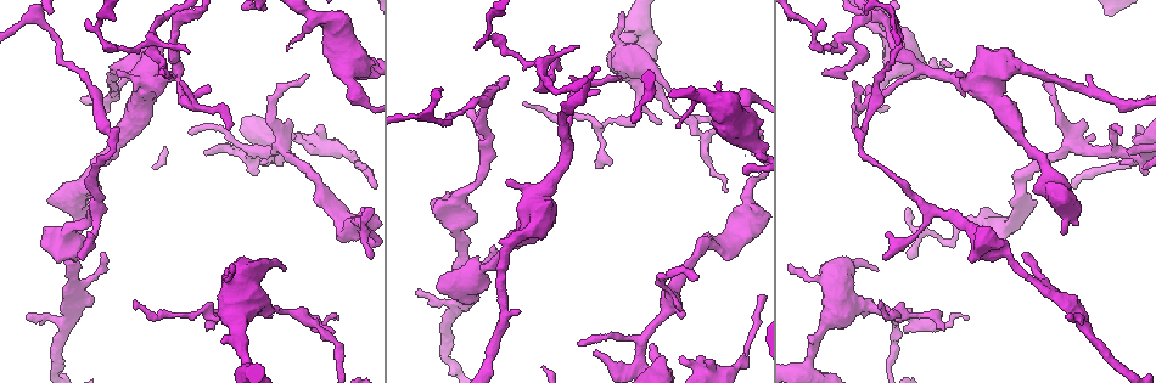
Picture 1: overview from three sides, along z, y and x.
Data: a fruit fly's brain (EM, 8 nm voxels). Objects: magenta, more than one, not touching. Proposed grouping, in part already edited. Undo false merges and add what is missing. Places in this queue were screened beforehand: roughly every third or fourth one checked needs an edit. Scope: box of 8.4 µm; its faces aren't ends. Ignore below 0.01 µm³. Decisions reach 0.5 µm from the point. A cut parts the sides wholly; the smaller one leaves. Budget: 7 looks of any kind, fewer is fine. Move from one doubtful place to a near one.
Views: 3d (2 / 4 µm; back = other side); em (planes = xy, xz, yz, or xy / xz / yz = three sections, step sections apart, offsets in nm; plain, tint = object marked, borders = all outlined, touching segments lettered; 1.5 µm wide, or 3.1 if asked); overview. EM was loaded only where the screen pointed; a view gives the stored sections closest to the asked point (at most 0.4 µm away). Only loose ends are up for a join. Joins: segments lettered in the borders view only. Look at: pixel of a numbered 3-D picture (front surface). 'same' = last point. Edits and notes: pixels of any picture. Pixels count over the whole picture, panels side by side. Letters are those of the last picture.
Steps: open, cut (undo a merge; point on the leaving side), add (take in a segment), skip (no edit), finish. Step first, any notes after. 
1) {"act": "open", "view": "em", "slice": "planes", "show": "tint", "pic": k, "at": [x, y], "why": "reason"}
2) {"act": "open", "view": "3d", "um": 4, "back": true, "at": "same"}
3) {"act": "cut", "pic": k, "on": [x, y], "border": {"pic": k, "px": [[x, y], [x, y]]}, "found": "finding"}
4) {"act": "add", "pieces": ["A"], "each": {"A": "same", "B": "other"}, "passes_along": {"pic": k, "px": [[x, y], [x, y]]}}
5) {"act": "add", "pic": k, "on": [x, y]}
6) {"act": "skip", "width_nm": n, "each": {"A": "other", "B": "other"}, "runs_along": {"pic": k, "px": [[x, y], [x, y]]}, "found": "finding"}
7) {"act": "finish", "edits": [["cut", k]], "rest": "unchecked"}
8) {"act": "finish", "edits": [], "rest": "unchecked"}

{"act": "open", "view": "3d", "um": 4, "pic": 1, "at": [969, 81], "why": "arms part here"}

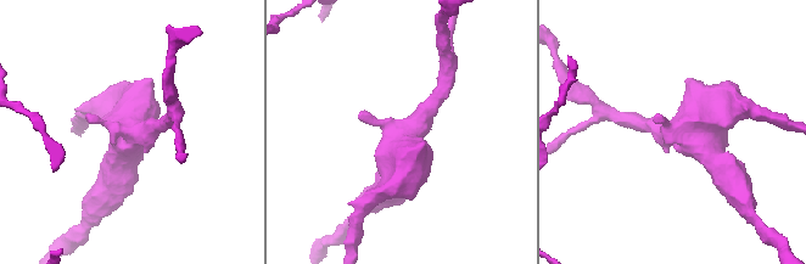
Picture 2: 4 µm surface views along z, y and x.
{"act": "open", "view": "em", "slice": "planes", "show": "borders", "pic": 2, "at": [144, 132], "why": "now the EM"}

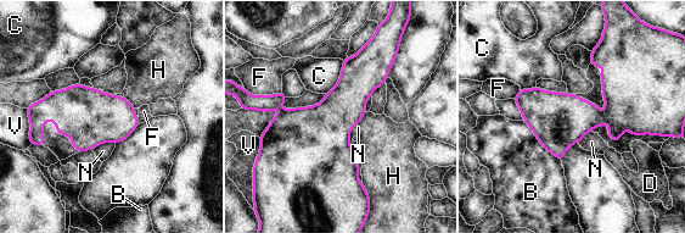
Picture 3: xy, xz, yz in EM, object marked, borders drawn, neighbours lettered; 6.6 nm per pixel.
{"act": "skip", "each": {"B": "other", "C": "other", "D": "other", "F": "other", "H": "other", "N": "other", "V": "other"}, "found": "one neuron here"}

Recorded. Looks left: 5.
{"act": "open", "view": "3d", "um": 2, "pic": 1, "at": [1130, 151], "why": "branch stops here"}

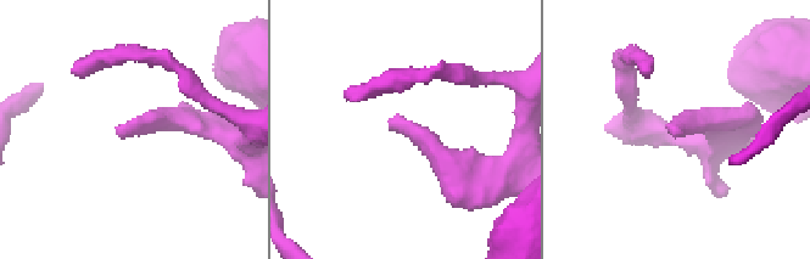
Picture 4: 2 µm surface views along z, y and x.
{"act": "open", "view": "em", "slice": "planes", "show": "borders", "pic": 4, "at": [667, 130], "why": "now the EM"}

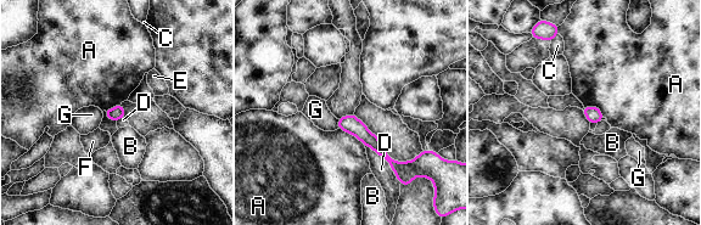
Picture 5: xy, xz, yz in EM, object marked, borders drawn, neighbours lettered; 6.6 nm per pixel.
{"act": "skip", "each": {"A": "other", "B": "other", "C": "other", "D": "other", "E": "other", "F": "other", "G": "other"}, "border": {"pic": 5, "px": [[365, 145], [380, 155], [396, 173]]}, "found": "no lettered segment goes on from it"}

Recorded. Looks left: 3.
{"act": "open", "view": "em", "slice": "xy", "step": 8, "show": "borders", "pic": 1, "at": [82, 257], "why": "thin end"}

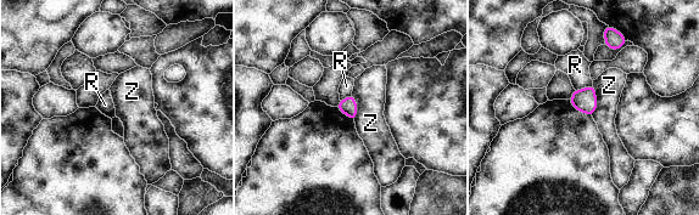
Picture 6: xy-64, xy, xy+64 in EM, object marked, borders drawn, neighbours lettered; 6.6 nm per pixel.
{"act": "open", "view": "em", "slice": "planes", "show": "borders", "at": "same"}

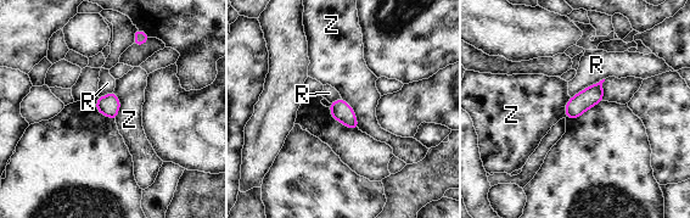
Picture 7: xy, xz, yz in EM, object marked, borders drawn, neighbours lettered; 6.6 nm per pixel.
{"act": "skip", "each": {"R": "other", "Z": "other"}, "border": {"pic": 7, "px": [[342, 98], [352, 108], [358, 127]]}, "found": "no lettered segment goes on from it"}

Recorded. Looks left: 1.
{"act": "finish", "edits": [], "rest": "unchecked"}

